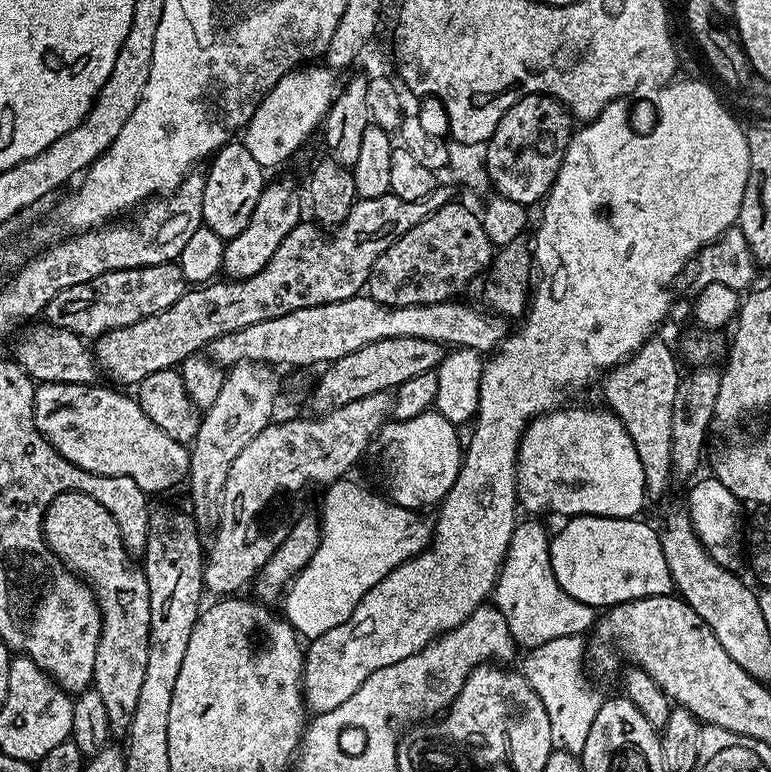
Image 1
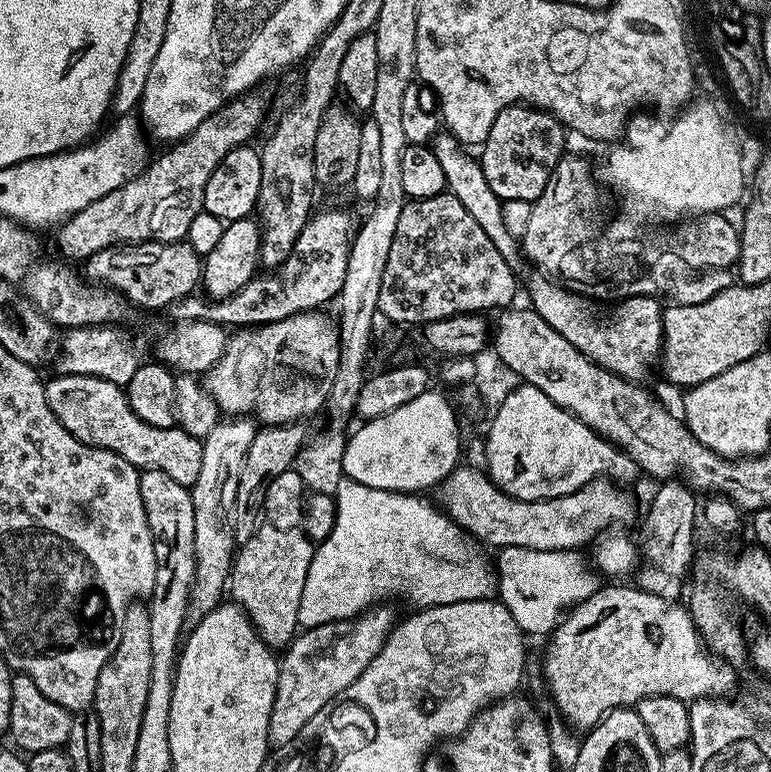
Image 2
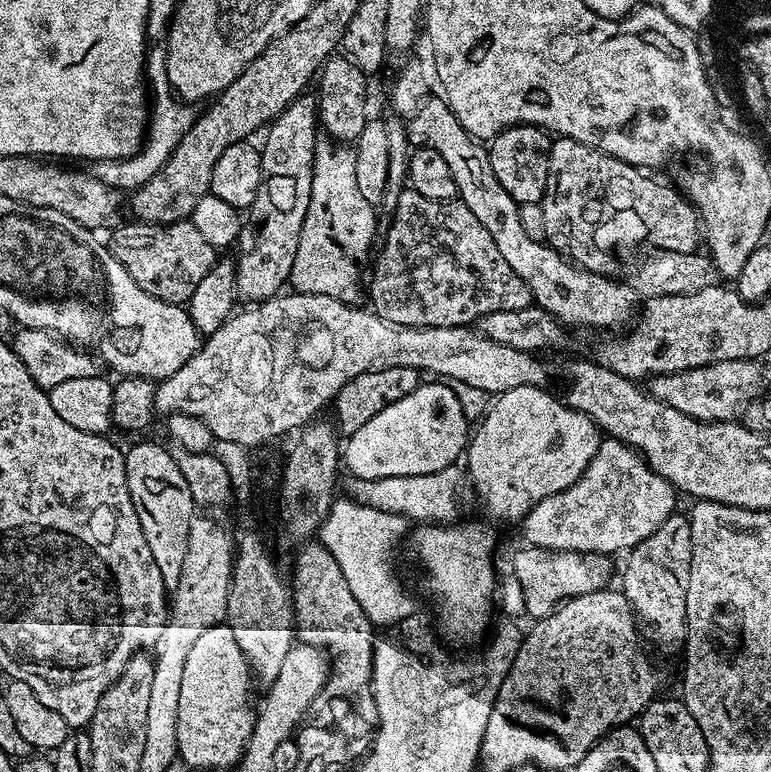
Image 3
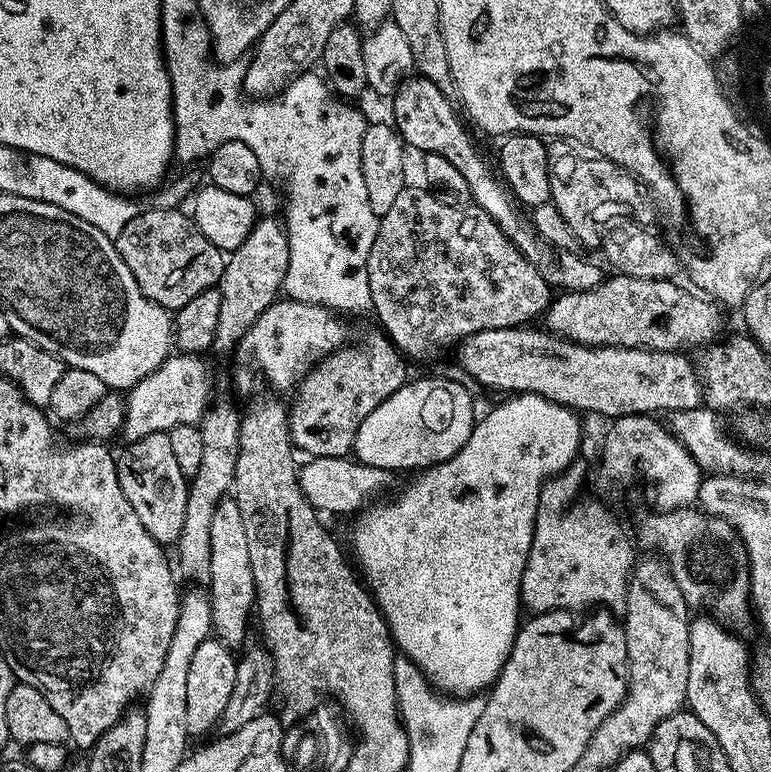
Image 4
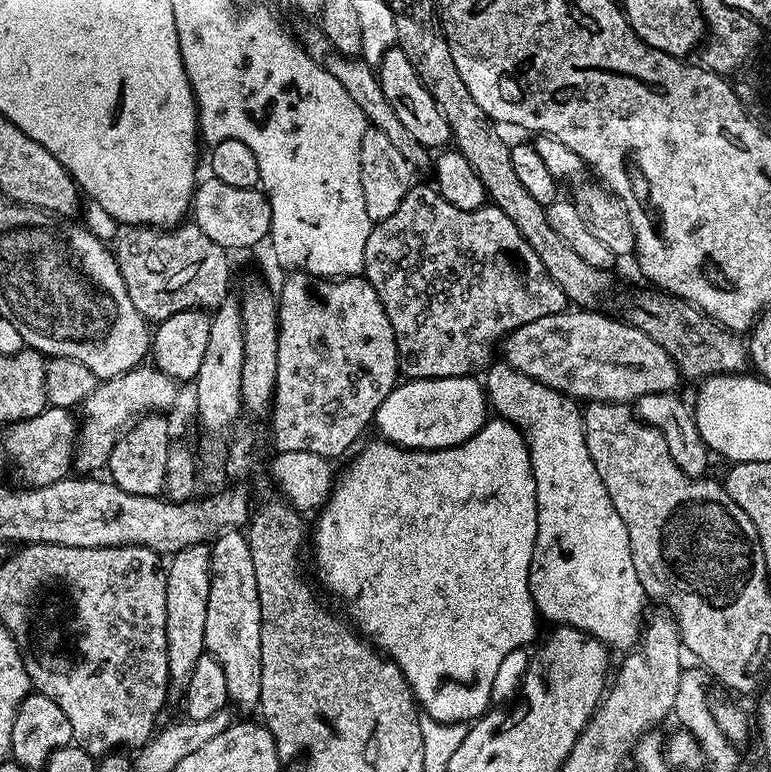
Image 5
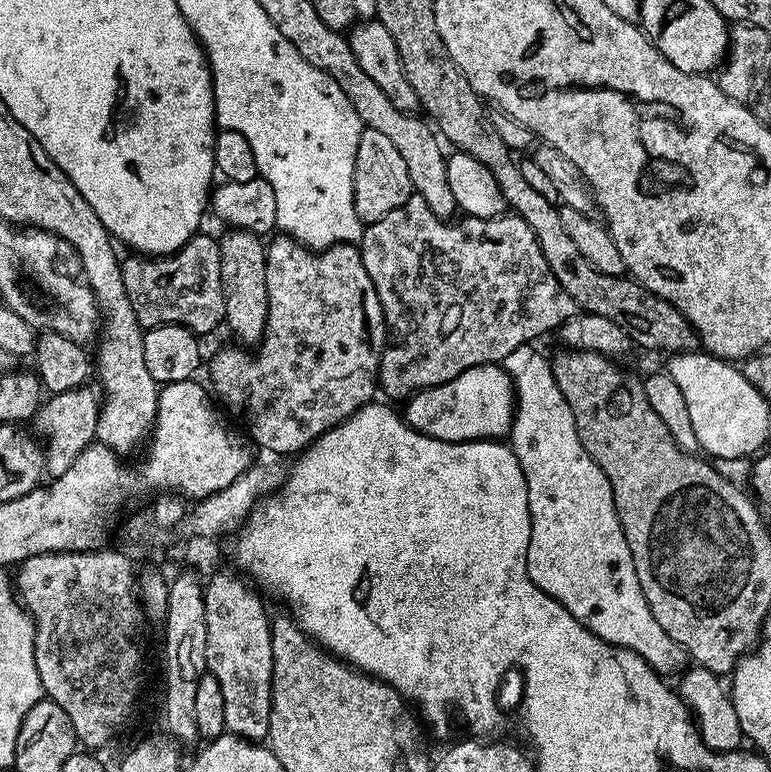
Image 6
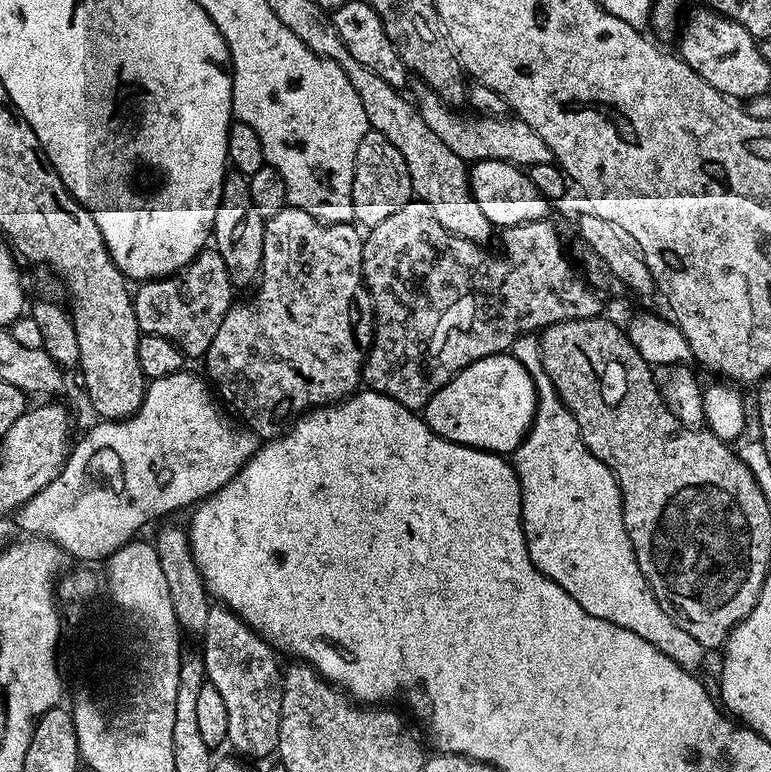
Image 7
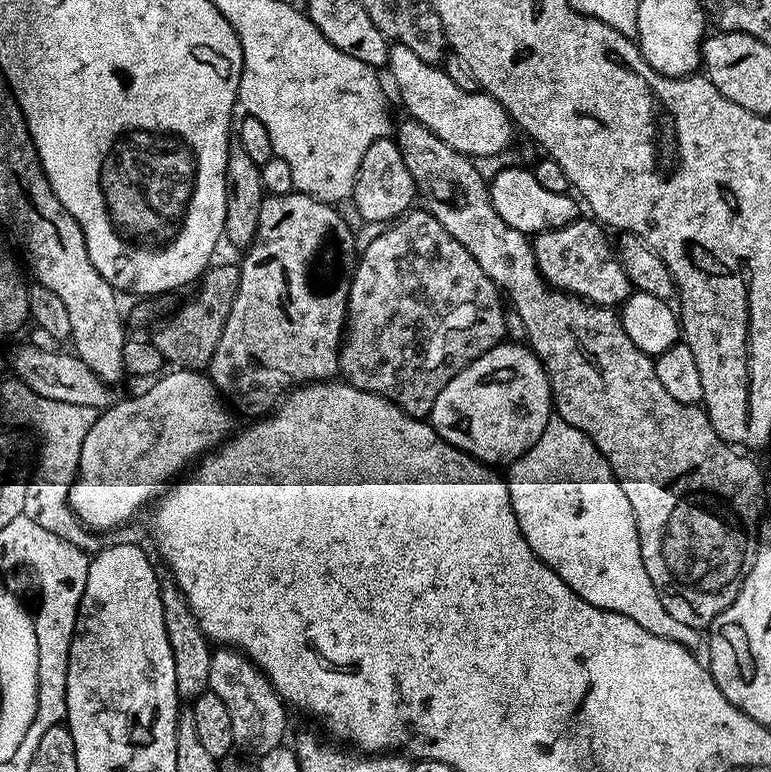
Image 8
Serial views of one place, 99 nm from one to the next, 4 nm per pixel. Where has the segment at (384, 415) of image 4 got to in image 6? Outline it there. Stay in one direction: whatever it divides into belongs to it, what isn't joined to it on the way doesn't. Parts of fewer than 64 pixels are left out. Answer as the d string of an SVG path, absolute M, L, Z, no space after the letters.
M483 364L463 371L450 382L423 388L405 403L405 420L412 428L440 441L503 439L509 435L515 413L512 379L497 364Z

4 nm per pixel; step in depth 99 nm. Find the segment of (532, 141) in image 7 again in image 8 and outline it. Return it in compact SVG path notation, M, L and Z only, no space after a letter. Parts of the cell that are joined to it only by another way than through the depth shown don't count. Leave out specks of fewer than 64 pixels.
M401 44L389 47L386 66L398 86L398 94L408 111L405 113L430 129L438 138L442 138L446 146L473 158L507 153L514 125L508 111L494 97L483 90L462 90L450 80L443 67L422 62L414 50Z

